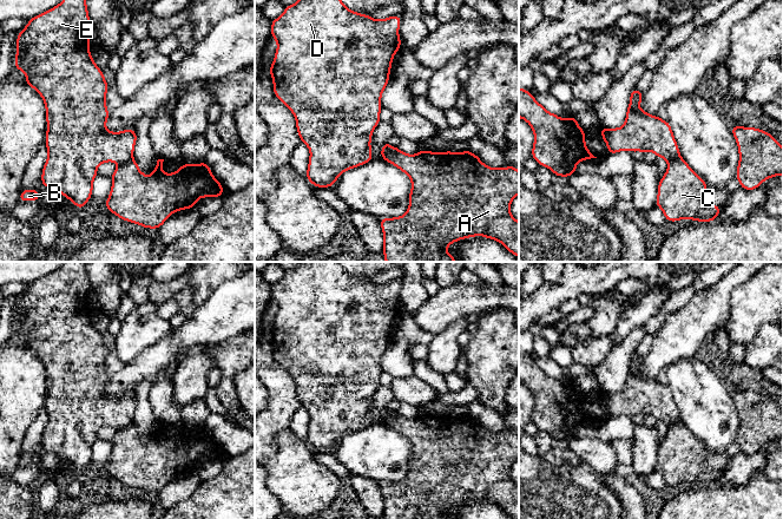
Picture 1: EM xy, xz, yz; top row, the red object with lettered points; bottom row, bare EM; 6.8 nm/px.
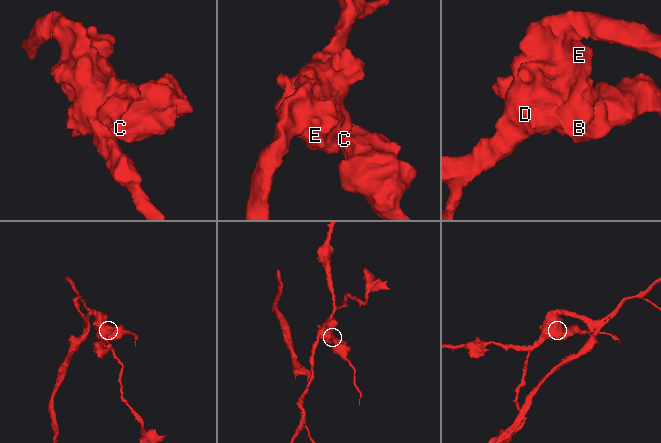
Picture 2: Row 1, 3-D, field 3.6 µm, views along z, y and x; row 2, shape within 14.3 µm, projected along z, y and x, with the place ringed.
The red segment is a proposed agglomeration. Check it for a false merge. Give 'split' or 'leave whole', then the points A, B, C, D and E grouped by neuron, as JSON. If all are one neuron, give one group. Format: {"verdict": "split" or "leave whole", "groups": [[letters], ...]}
{"verdict": "split", "groups": [["A", "C"], ["B", "D", "E"]]}

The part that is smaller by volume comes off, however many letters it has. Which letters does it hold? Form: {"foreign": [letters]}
{"foreign": ["A", "C"]}

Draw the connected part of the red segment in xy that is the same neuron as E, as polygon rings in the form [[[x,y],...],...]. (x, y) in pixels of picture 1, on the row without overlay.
[[[65,262],[53,272],[28,283],[27,290],[18,297],[14,328],[14,333],[26,337],[25,347],[41,360],[46,372],[48,421],[41,448],[54,453],[79,473],[91,464],[98,431],[131,425],[137,406],[133,393],[111,396],[105,392],[110,381],[105,364],[108,348],[88,314],[91,290],[86,262]]]

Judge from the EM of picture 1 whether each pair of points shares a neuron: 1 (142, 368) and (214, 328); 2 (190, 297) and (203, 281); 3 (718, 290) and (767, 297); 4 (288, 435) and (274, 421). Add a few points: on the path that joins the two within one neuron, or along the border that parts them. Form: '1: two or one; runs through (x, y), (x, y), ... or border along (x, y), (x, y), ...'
1: one; runs through (159, 356), (196, 330)
2: one; runs through (193, 294), (201, 284)
3: two; border along (752, 275), (731, 291), (731, 311), (726, 320)
4: two; border along (288, 427), (276, 435), (276, 453), (272, 457)

